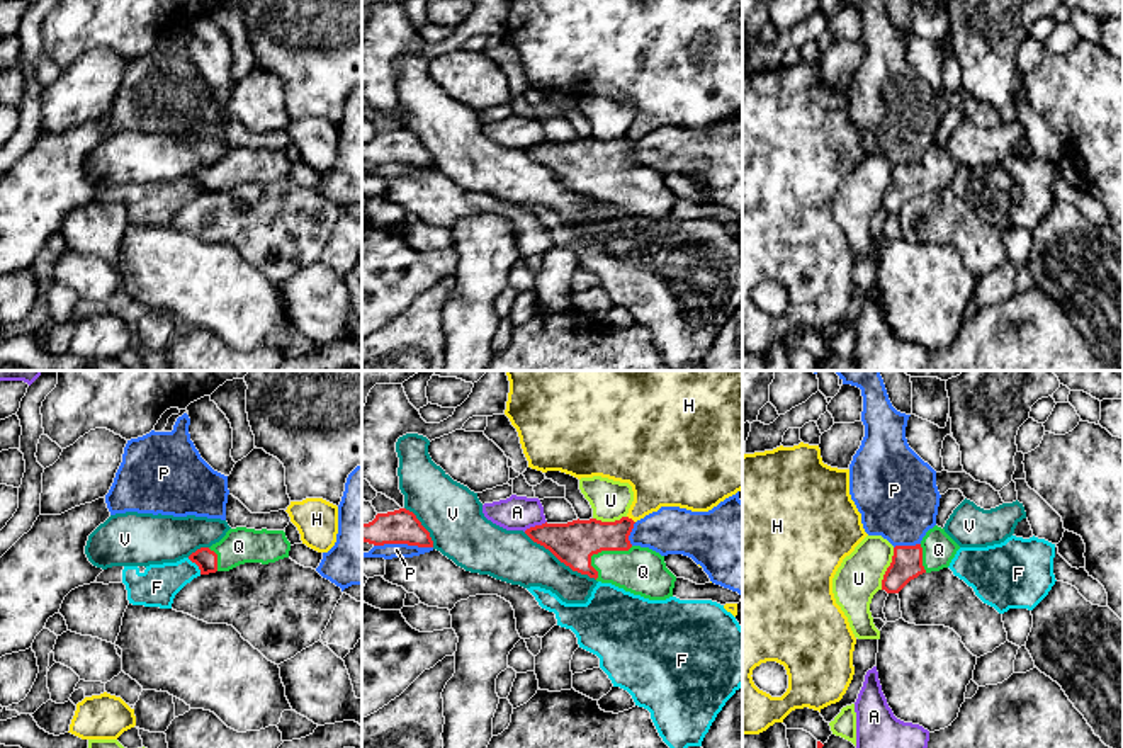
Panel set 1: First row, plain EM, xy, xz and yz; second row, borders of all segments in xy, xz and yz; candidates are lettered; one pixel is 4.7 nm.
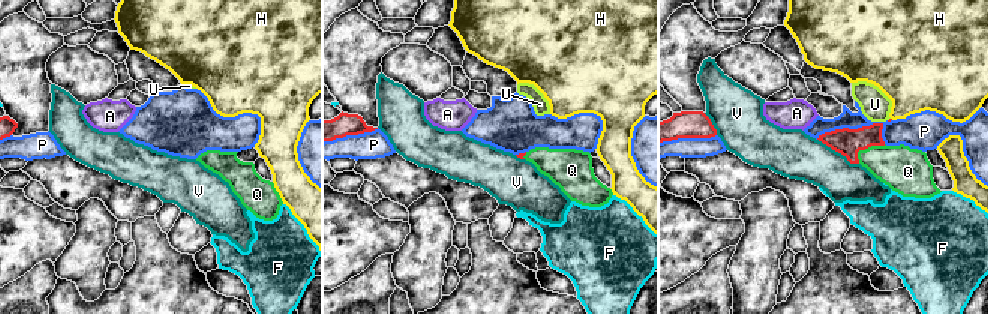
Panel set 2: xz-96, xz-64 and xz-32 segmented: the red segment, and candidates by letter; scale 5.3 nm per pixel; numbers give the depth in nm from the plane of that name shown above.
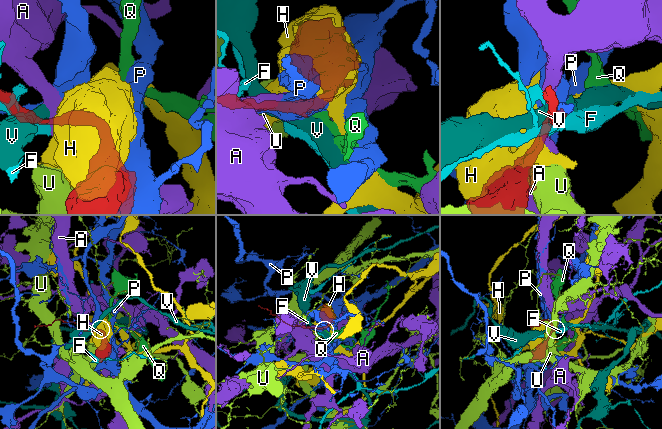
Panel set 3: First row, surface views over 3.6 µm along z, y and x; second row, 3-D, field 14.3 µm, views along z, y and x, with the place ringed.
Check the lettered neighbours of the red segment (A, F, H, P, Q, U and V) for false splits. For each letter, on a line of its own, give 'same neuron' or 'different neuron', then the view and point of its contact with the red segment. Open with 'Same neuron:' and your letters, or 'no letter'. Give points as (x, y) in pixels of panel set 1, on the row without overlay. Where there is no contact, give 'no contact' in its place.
Same neuron: Q
A: different neuron; contact xz (536, 145)
F: different neuron; contact xy (196, 182)
H: different neuron; contact xz (631, 138)
P: different neuron; contact xz (403, 162)
Q: same neuron; contact xz (600, 170)
U: different neuron; contact yz (887, 187)
V: different neuron; contact xz (559, 179)

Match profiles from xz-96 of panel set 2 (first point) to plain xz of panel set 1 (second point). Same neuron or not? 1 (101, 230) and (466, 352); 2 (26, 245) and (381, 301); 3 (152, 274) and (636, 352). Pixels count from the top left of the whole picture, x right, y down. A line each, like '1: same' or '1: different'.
1: same
2: same
3: same

